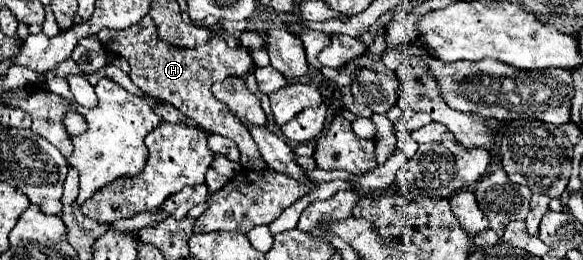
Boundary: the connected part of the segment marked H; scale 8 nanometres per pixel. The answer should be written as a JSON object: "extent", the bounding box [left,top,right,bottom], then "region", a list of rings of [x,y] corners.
{"extent":[98,16,266,170],"region":[[[144,16],[138,24],[122,28],[122,30],[104,28],[98,32],[98,40],[104,46],[108,46],[108,50],[112,54],[128,60],[128,64],[132,68],[130,80],[144,94],[172,104],[174,108],[184,112],[188,118],[196,120],[200,126],[210,128],[214,134],[234,140],[240,150],[240,164],[244,168],[250,168],[250,170],[266,168],[250,132],[228,112],[228,108],[222,102],[216,102],[216,98],[210,94],[210,86],[216,80],[224,80],[230,74],[246,74],[248,72],[252,60],[250,60],[250,52],[246,48],[230,48],[224,42],[224,38],[220,38],[220,36],[212,36],[204,46],[196,46],[196,48],[178,48],[172,44],[164,44],[156,36],[156,26],[150,16]]]}

